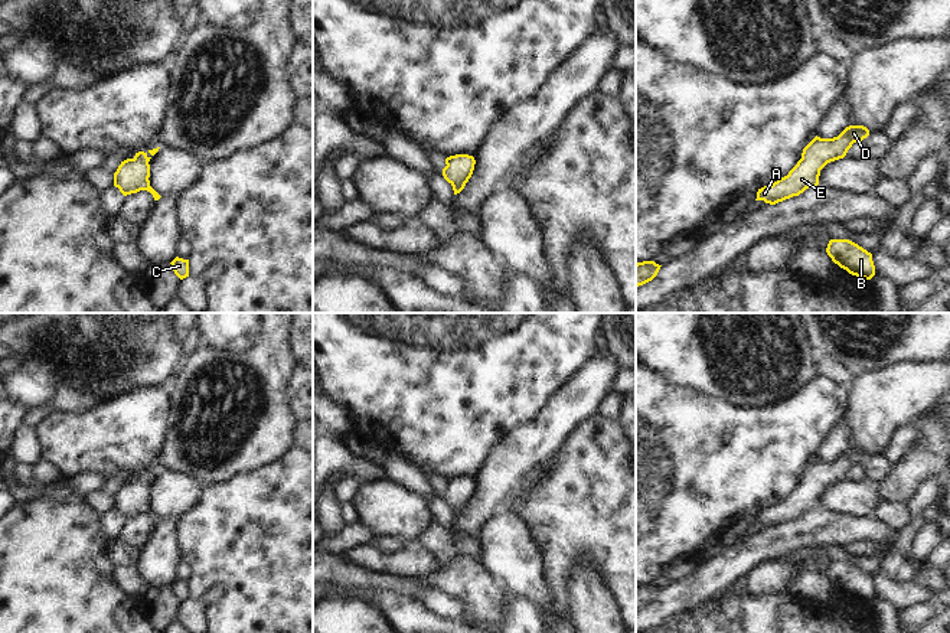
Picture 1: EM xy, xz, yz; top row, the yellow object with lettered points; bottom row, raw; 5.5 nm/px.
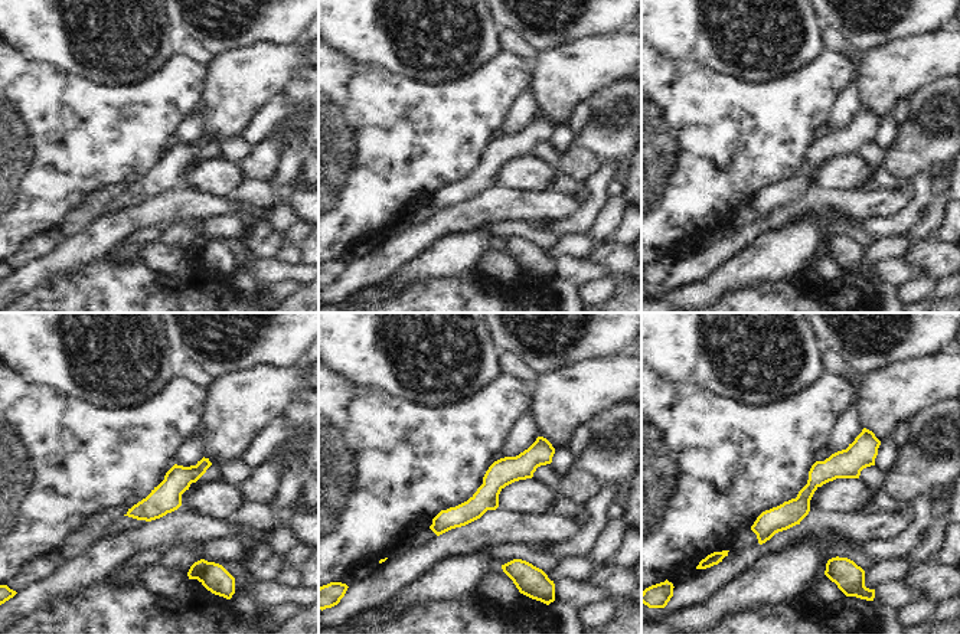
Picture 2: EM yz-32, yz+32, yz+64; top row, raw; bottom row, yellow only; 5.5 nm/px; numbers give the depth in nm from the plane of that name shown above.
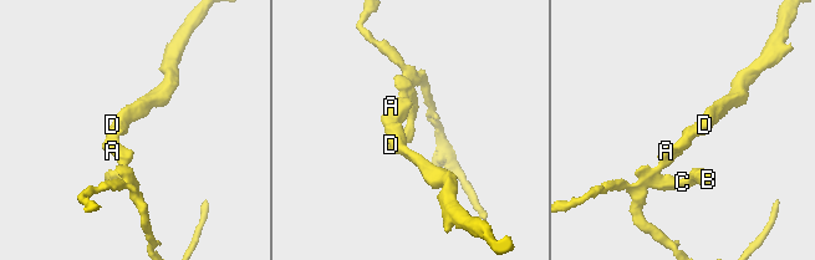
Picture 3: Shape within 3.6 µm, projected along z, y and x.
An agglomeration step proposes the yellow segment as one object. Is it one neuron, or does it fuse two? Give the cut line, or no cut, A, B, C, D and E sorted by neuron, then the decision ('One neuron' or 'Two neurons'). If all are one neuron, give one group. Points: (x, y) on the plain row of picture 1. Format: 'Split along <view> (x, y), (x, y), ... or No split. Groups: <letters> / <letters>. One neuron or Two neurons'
No split. Groups: A B C D E. One neuron

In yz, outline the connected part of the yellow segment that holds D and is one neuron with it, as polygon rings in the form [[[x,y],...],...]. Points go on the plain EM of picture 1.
[[[849,448],[838,460],[814,460],[802,476],[802,482],[773,508],[767,508],[757,515],[755,523],[776,528],[793,519],[799,519],[809,510],[819,508],[820,493],[830,484],[843,482],[853,466],[862,464],[869,459],[864,448]]]

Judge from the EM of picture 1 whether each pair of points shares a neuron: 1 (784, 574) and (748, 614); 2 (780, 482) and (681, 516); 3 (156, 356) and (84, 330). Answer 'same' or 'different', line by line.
1: different
2: same
3: same

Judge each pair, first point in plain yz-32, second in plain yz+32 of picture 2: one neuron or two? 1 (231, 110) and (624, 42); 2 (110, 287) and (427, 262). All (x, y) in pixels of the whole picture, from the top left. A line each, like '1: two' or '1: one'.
1: one
2: two

